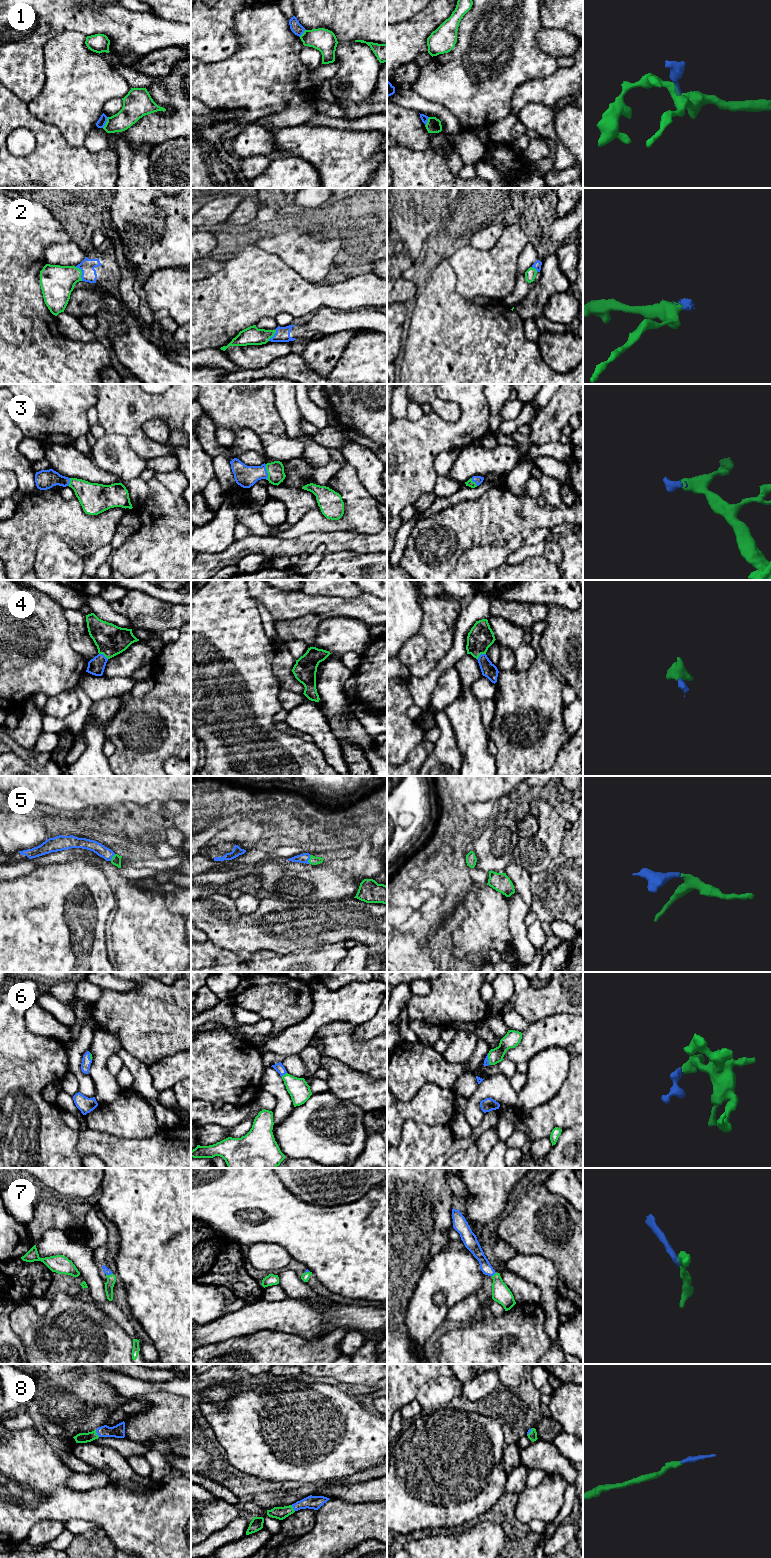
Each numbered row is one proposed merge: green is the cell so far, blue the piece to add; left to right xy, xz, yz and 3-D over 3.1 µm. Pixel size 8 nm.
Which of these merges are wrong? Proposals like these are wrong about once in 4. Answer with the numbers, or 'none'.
1

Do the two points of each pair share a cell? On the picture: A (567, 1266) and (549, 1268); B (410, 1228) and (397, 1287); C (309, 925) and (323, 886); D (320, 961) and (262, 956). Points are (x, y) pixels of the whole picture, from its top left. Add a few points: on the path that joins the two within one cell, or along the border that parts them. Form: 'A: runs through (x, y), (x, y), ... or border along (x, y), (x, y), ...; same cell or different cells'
A: border along (535, 1254), (552, 1262), (556, 1270), (557, 1290); different cells
B: runs through (397, 1243), (397, 1272); same cell
C: border along (340, 899), (312, 901); different cells
D: runs through (306, 961), (276, 961); same cell

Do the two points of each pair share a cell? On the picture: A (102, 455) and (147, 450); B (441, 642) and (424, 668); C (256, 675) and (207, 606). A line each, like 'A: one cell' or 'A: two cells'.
A: two cells
B: one cell
C: one cell

